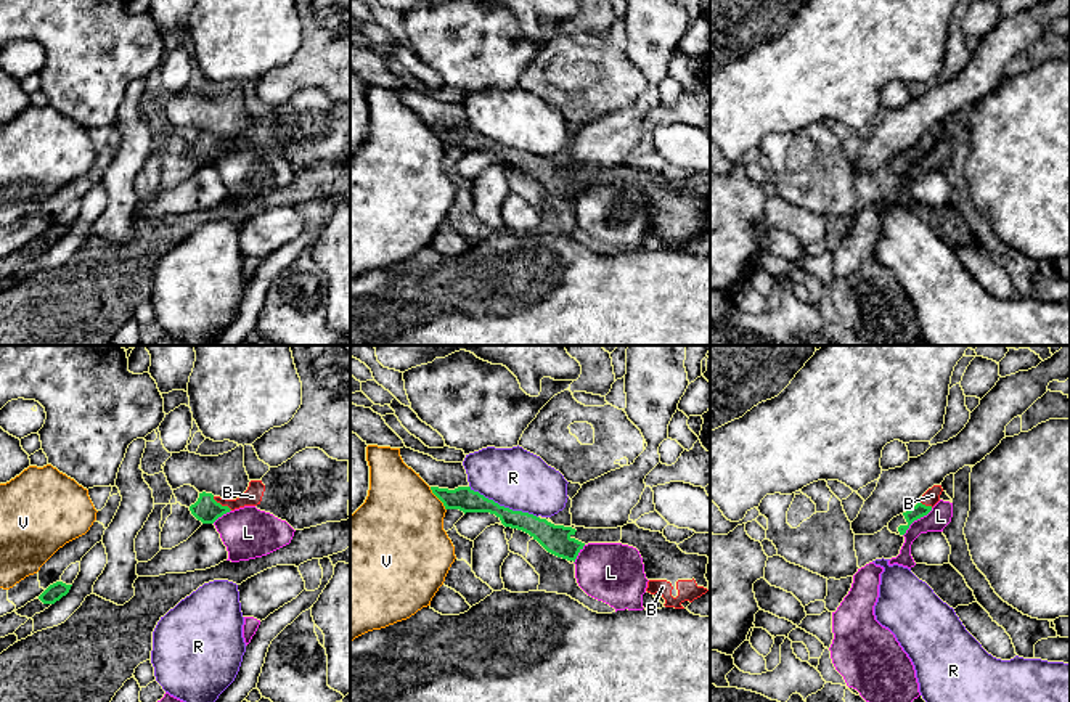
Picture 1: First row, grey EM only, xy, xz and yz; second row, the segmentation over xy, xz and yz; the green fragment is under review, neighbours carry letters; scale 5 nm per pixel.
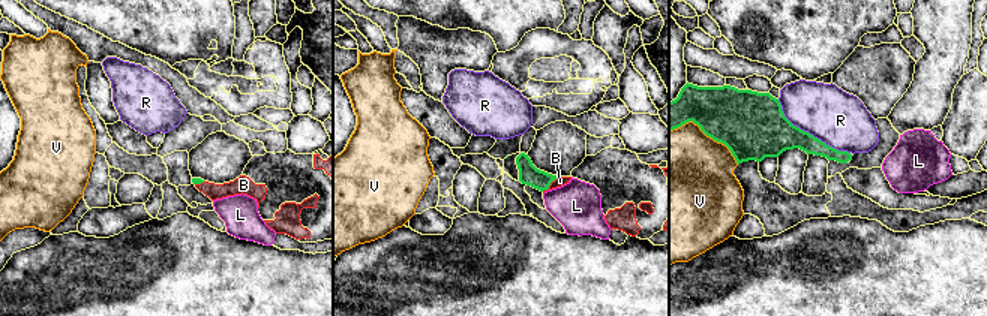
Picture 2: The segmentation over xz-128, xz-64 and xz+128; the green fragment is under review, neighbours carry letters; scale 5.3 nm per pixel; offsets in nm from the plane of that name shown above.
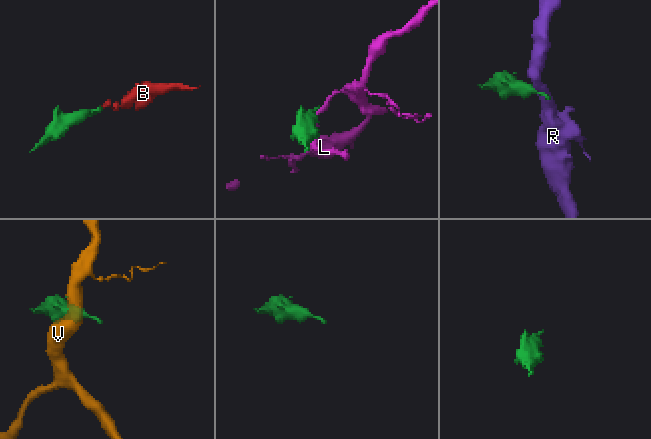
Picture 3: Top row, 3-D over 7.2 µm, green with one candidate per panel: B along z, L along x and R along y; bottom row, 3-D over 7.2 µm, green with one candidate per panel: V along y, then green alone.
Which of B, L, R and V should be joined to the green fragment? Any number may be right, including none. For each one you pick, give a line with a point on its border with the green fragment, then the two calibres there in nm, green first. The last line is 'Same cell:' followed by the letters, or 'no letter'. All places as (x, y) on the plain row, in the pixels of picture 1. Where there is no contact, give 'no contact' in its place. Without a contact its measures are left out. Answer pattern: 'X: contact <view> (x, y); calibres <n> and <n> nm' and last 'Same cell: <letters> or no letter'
B: contact xy (220, 145); calibres 130 and 90 nm
Same cell: B

